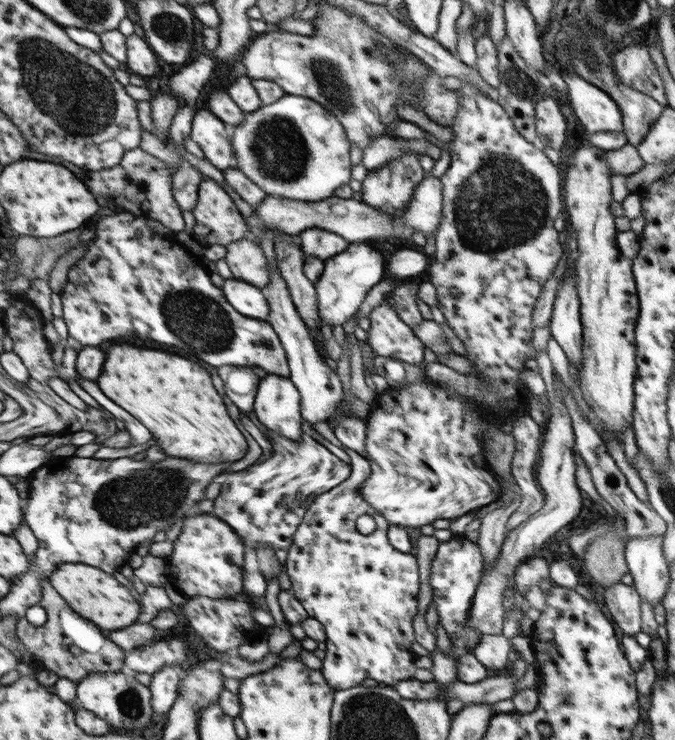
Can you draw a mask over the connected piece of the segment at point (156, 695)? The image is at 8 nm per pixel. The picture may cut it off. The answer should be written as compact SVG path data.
M164 666L152 674L152 707L156 714L167 715L173 708L180 691L182 669L179 666Z

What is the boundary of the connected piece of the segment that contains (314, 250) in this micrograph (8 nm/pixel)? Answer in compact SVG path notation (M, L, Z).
M315 227L306 228L297 236L300 238L299 245L304 256L312 256L322 261L343 252L348 245L348 242L337 234Z

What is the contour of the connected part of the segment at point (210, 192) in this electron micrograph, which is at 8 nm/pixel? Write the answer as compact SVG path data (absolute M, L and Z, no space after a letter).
M201 176L197 206L193 214L196 223L192 236L203 247L209 244L226 247L243 238L247 230L241 214L237 212L225 190L204 176Z

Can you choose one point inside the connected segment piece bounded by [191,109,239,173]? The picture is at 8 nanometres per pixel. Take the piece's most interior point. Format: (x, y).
(211, 135)

